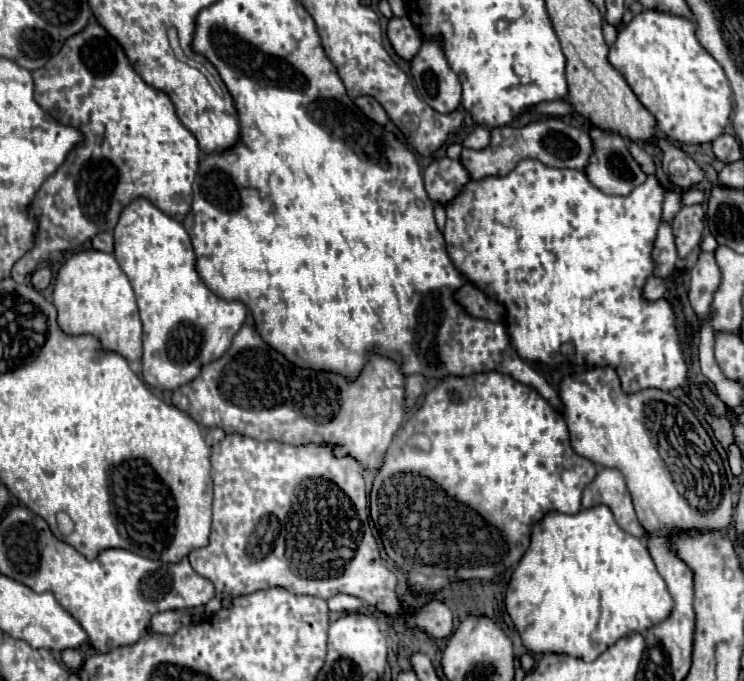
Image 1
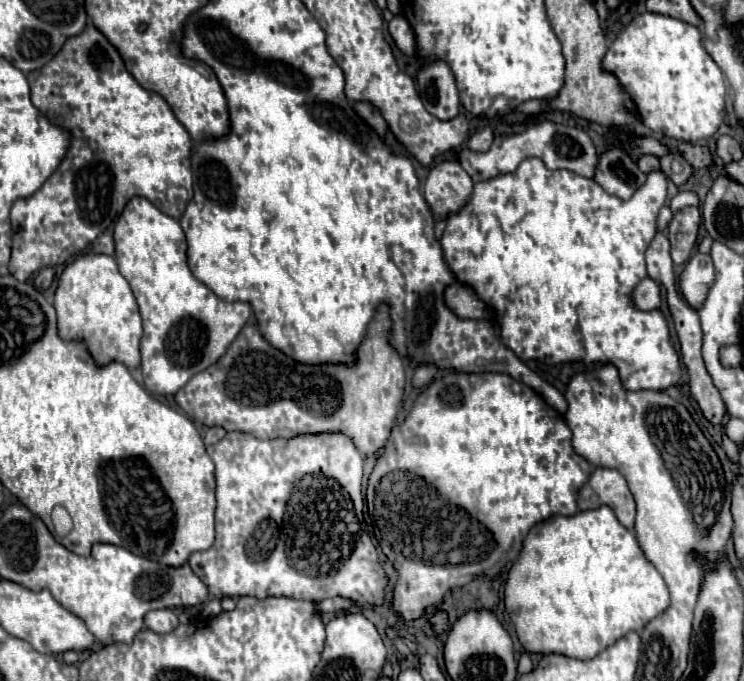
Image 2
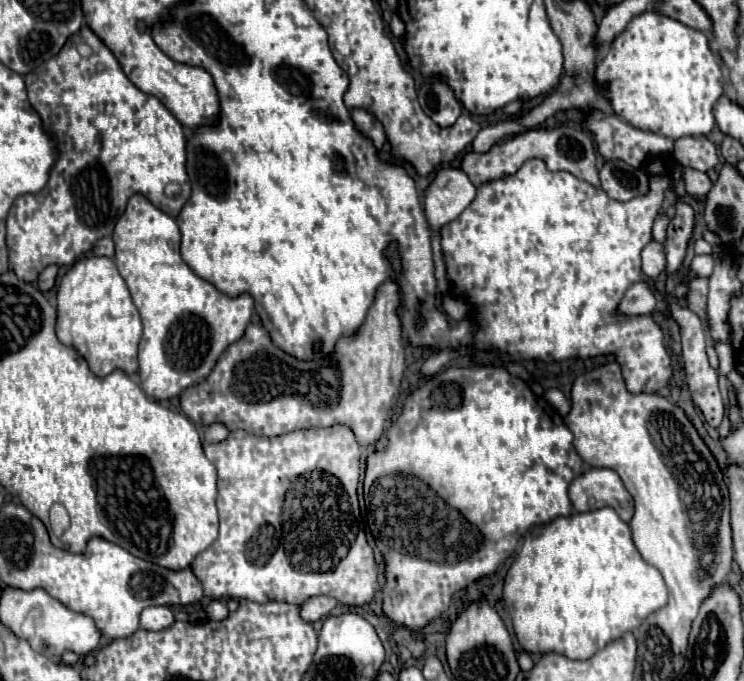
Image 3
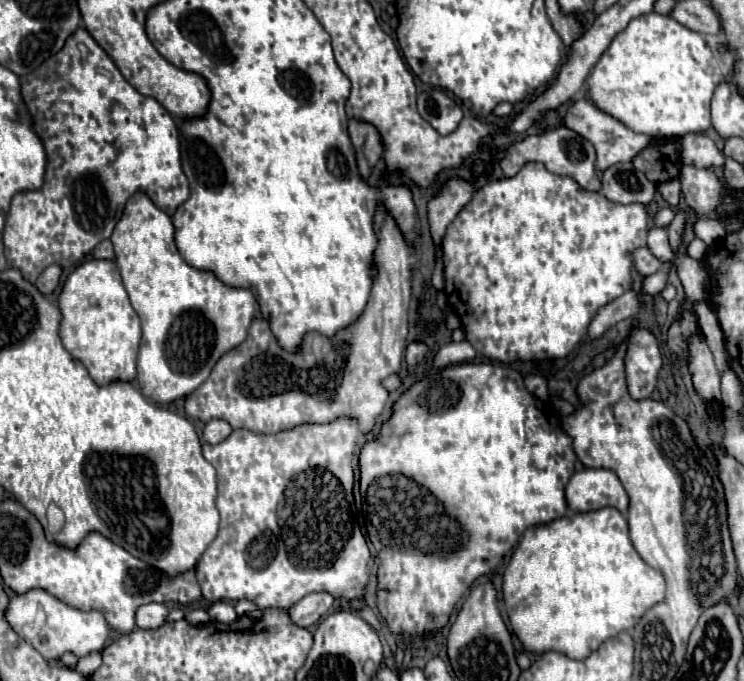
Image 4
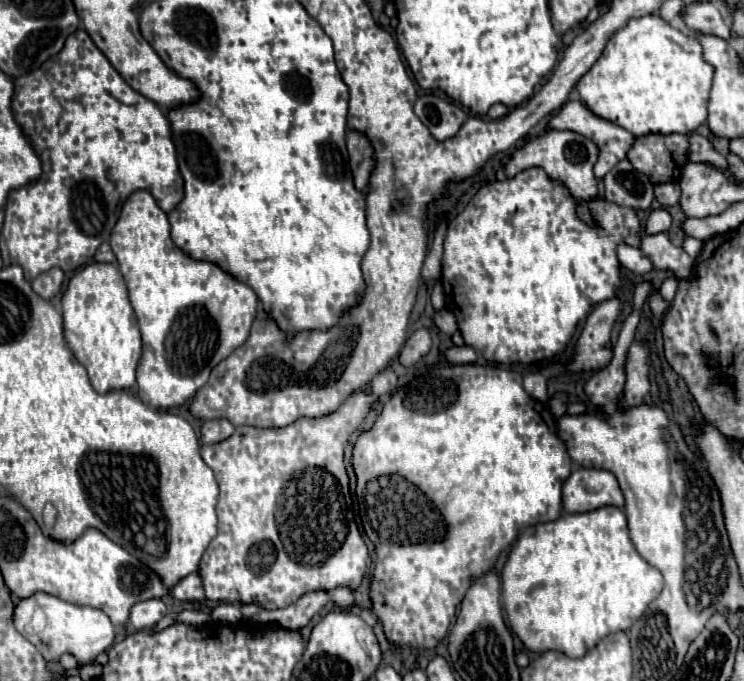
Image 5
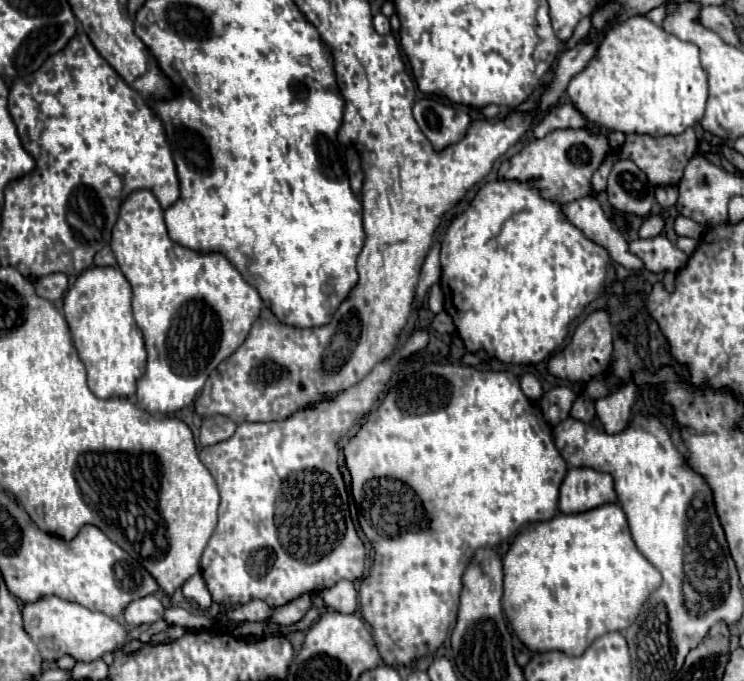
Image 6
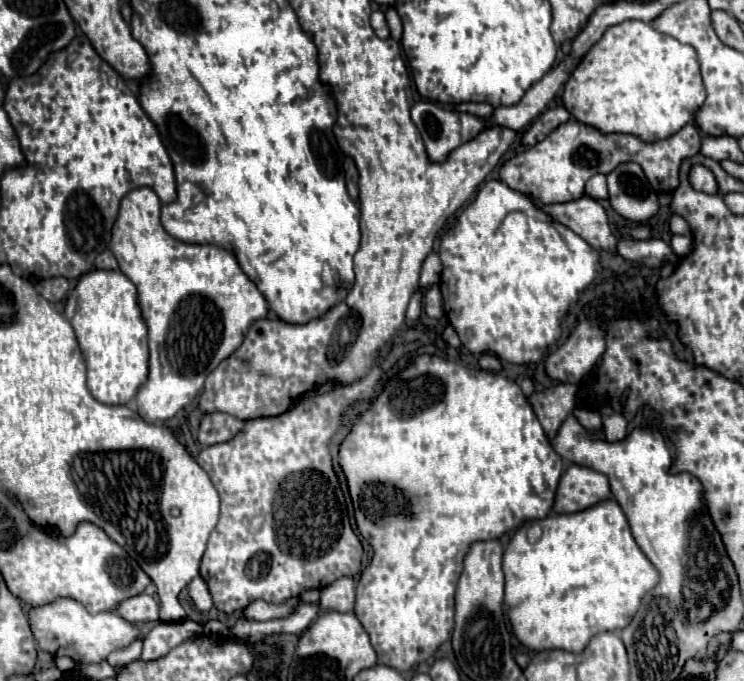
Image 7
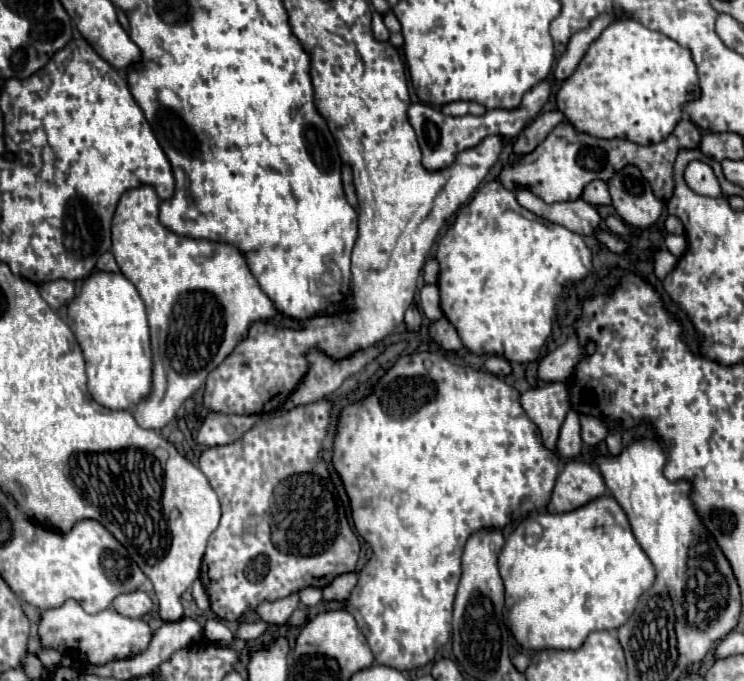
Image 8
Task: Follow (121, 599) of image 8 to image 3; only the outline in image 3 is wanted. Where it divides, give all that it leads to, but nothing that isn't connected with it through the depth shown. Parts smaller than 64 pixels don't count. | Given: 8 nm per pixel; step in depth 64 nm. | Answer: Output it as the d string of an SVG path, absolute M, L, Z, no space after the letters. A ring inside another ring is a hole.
M148 606L140 614L140 628L164 630L174 622L174 614L168 606Z

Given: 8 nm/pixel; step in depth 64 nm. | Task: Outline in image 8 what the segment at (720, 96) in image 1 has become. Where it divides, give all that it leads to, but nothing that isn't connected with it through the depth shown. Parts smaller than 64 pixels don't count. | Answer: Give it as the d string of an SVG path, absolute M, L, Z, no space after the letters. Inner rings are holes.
M616 20L600 38L596 38L574 74L562 82L556 92L556 110L564 114L576 132L586 132L596 138L626 138L636 144L652 144L664 140L676 122L684 116L682 104L698 94L698 76L690 50L682 48L662 32L654 32L634 20Z

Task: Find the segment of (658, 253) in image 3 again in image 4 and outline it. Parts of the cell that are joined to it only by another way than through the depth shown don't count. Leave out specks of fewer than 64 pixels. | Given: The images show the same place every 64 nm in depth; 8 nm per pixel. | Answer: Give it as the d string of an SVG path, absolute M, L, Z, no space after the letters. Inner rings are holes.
M638 248L636 252L632 252L632 264L634 268L642 274L642 276L650 276L654 272L660 270L660 262L648 252L648 248Z

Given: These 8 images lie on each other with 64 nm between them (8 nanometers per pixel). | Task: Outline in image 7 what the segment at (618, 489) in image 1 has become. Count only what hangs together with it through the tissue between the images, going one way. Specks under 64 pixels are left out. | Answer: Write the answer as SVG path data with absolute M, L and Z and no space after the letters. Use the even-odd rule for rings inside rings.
M570 464L558 484L552 512L580 512L610 496L608 478L588 466Z

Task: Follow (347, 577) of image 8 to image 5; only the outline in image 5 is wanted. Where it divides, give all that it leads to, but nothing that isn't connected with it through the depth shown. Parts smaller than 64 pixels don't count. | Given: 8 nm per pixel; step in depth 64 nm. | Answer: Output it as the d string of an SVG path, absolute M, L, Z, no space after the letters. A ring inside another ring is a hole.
M338 586L338 588L330 590L328 596L330 596L330 600L332 600L336 606L340 606L340 608L344 608L344 610L348 610L350 606L354 606L354 592L352 592L348 586Z

